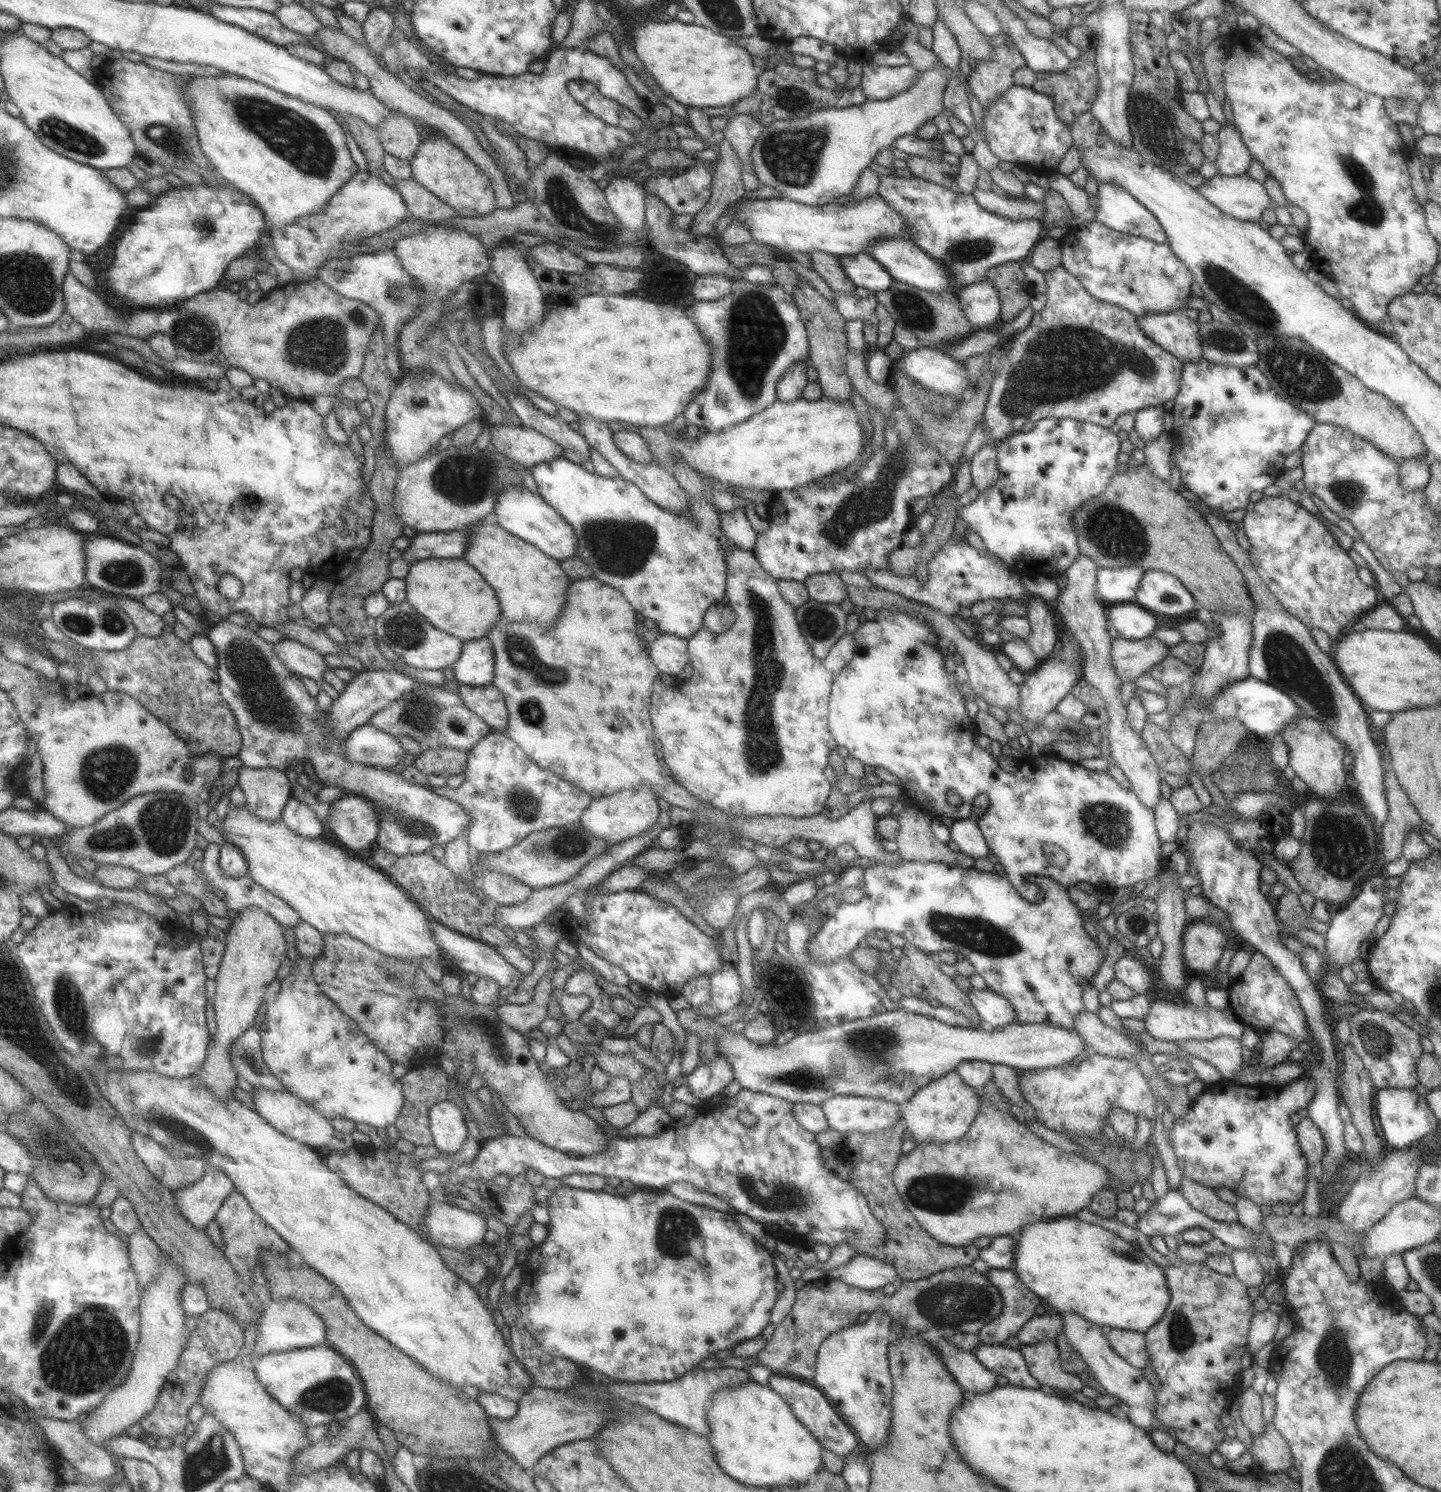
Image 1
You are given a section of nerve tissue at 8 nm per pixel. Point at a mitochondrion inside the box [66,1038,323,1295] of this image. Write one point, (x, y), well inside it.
(184, 1133)

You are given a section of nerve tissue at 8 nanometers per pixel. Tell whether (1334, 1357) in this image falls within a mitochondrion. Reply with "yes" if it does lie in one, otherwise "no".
yes

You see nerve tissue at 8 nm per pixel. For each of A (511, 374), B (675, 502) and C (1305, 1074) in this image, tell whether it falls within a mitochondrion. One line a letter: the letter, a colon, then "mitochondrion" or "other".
A: other
B: other
C: other

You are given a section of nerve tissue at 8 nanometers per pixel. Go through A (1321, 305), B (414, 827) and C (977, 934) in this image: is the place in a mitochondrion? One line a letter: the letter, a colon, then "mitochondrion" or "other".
A: other
B: mitochondrion
C: mitochondrion

